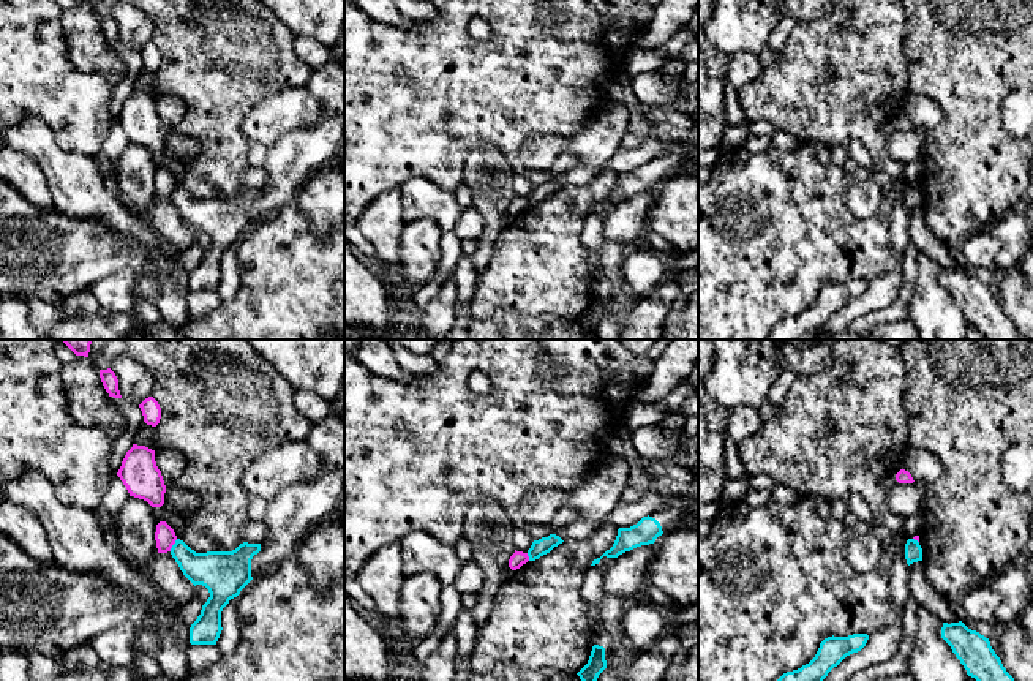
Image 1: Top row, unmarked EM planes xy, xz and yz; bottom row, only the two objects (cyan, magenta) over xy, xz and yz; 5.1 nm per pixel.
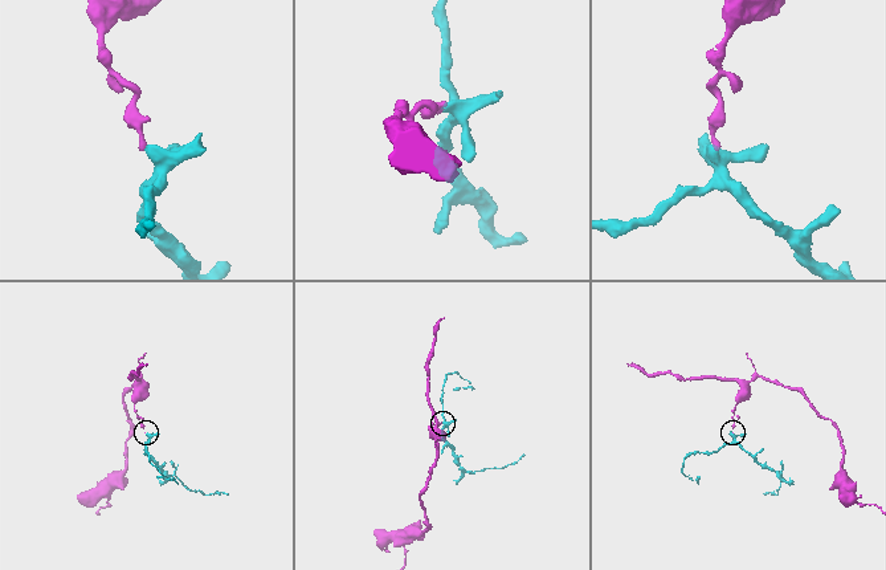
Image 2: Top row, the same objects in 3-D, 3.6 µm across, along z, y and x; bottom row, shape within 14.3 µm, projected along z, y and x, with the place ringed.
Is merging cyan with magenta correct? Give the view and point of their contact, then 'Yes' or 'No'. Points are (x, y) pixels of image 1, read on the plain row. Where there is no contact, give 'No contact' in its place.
Touches cyan at xy (172, 191). No

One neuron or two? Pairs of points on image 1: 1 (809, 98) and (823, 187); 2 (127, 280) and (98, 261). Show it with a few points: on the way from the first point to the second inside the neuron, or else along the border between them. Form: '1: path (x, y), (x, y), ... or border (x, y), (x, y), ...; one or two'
1: border (800, 141), (820, 141), (826, 147); two
2: border (136, 274), (116, 270), (93, 282), (86, 289); two

